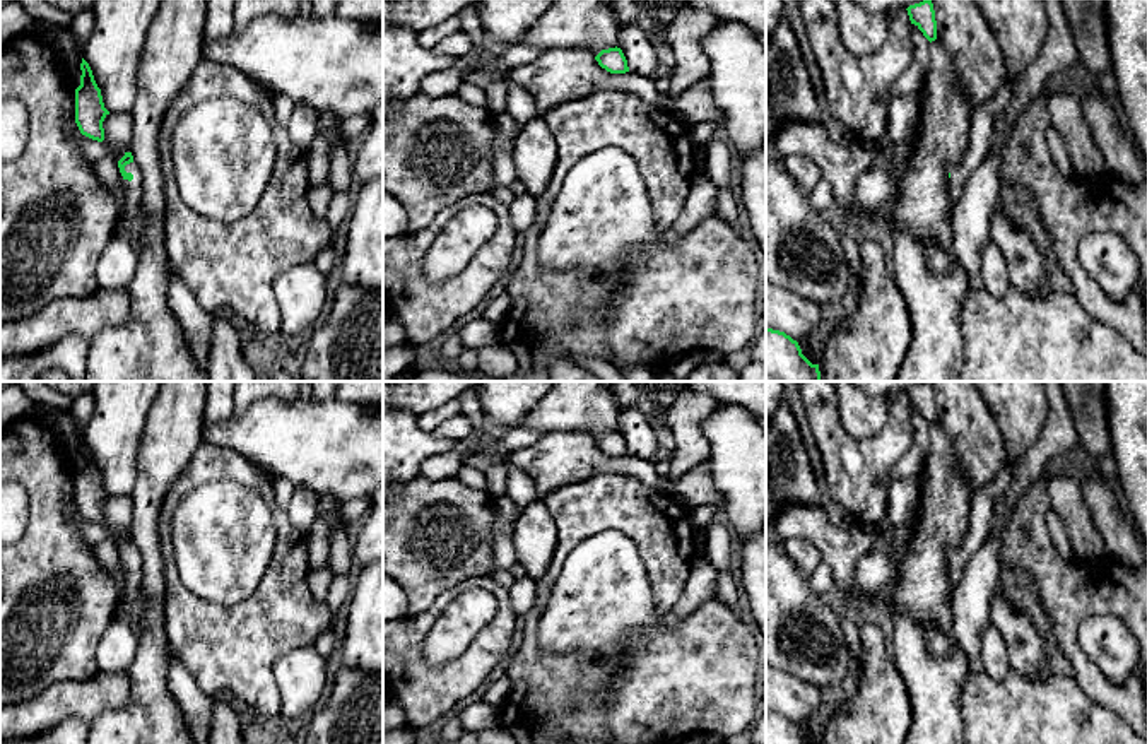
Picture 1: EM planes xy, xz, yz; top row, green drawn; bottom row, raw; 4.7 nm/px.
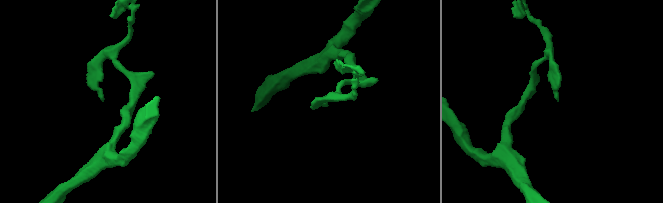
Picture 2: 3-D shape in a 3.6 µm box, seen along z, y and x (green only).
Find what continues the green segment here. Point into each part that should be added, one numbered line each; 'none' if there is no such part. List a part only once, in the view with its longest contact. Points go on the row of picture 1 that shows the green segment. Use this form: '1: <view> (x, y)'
1: xy (117, 265)

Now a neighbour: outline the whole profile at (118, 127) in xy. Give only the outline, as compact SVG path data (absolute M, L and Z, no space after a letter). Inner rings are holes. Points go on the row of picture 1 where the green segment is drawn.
M130 111L109 113L103 121L104 140L103 144L109 149L111 157L118 161L130 151L133 137L133 118Z

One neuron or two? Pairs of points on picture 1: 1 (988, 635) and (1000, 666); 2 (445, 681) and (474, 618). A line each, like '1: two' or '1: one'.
1: one
2: two

